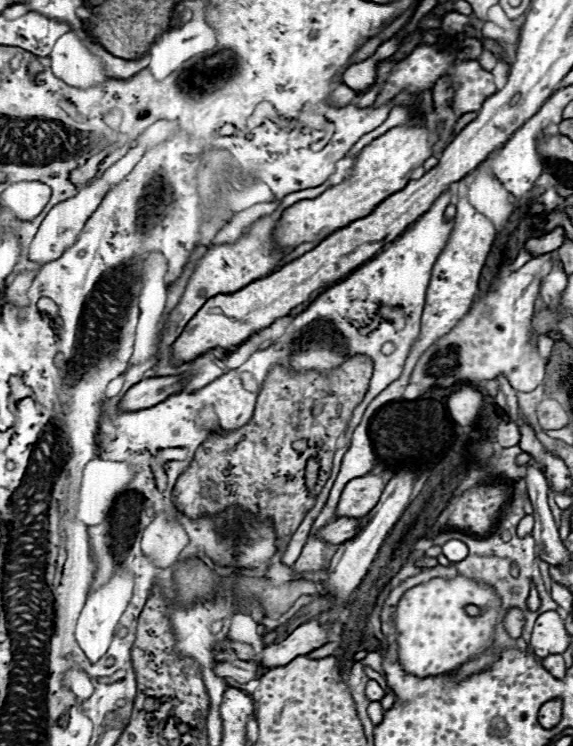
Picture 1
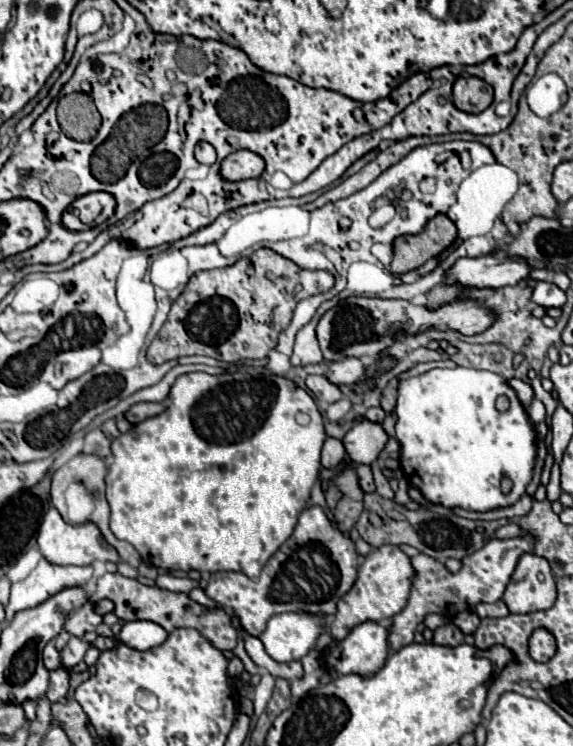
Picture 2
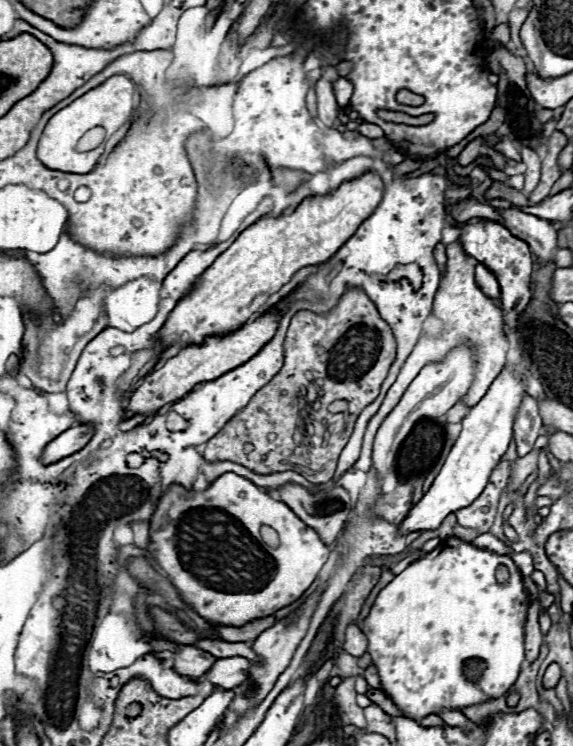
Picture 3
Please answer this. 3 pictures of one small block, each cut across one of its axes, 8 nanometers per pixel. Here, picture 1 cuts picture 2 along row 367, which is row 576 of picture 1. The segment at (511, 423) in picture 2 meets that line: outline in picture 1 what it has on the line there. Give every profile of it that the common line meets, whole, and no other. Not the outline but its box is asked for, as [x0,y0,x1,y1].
[396,576,500,678]

